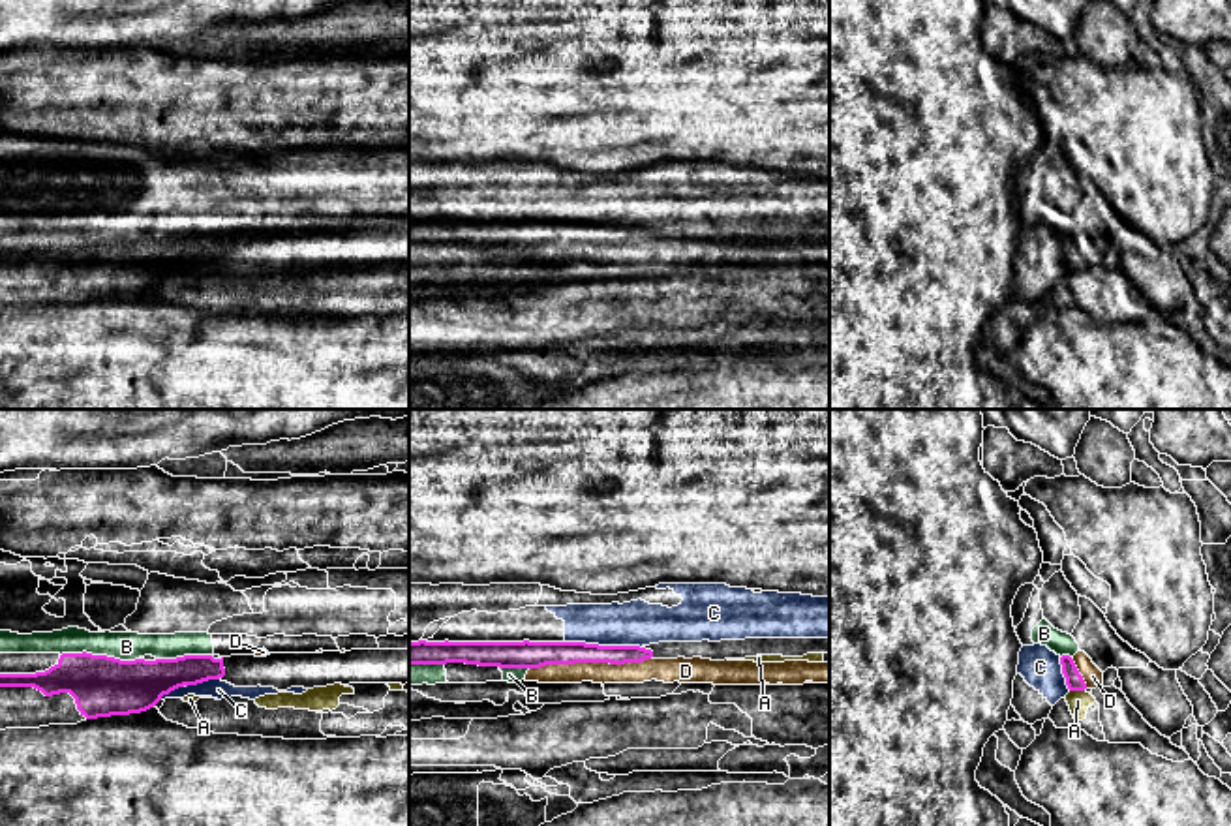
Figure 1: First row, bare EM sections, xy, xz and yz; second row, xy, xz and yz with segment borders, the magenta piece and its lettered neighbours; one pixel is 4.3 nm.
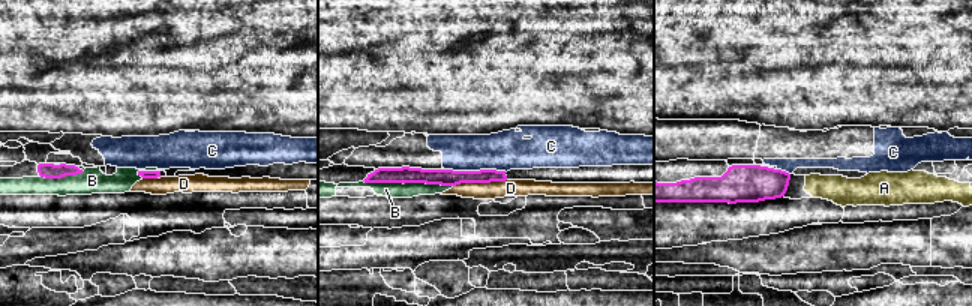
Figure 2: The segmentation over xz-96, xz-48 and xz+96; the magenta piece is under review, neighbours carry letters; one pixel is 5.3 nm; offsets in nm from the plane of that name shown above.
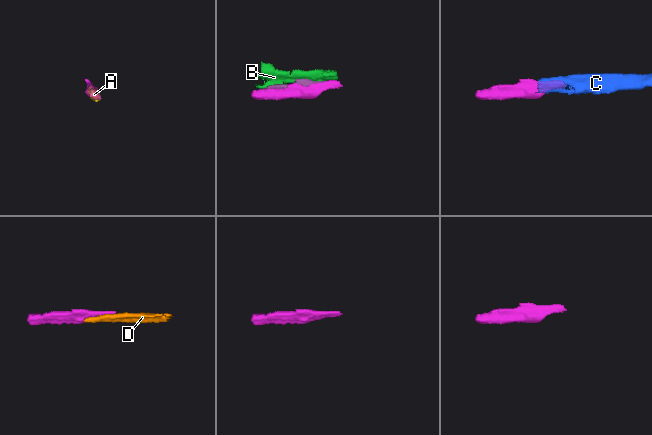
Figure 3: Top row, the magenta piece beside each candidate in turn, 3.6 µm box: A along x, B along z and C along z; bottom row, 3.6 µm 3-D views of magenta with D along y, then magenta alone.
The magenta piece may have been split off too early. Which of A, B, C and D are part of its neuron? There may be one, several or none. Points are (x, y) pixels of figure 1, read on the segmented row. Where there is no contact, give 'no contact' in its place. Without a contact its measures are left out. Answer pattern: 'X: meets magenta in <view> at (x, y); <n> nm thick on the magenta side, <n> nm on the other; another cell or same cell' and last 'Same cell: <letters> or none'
A: meets magenta in yz at (1078, 689); 80 nm thick on the magenta side, 90 nm on the other; another cell
B: meets magenta in xy at (100, 656); 260 nm thick on the magenta side, 130 nm on the other; another cell
C: meets magenta in xz at (603, 646); 100 nm thick on the magenta side, 190 nm on the other; another cell
D: meets magenta in xz at (590, 661); 110 nm thick on the magenta side, 100 nm on the other; same cell
Same cell: D

